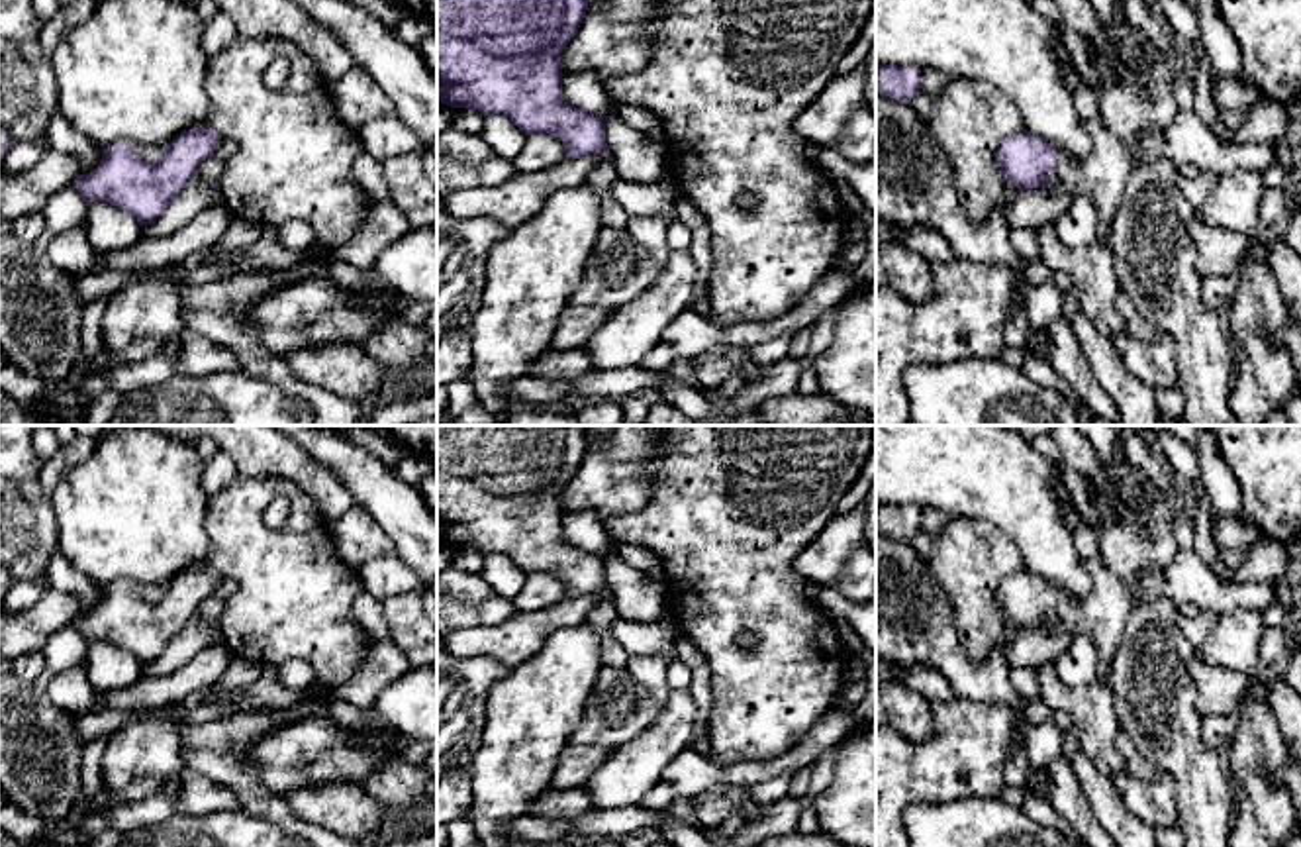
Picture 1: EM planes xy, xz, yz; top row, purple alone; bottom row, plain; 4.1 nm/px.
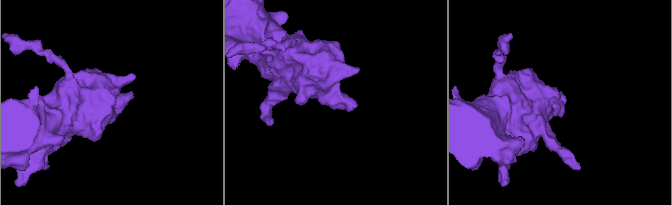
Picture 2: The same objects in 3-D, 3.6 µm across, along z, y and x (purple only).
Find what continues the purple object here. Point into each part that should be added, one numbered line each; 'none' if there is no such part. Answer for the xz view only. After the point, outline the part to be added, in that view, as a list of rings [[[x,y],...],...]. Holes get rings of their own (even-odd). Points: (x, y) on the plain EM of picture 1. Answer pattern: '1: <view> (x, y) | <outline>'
1: xz (600, 618) | [[[611,590],[603,592],[603,600],[588,616],[588,623],[600,637],[602,663],[605,667],[627,667],[631,657],[613,637],[613,620],[617,616],[615,600]]]

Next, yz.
1: yz (1102, 616) | [[[1101,557],[1087,561],[1085,569],[1093,578],[1093,592],[1078,600],[1066,588],[1054,584],[1058,602],[1052,618],[1066,639],[1080,635],[1093,639],[1097,645],[1097,682],[1109,682],[1132,594]]]

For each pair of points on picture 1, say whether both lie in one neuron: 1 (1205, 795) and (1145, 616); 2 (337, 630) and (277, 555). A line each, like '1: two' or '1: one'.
1: one
2: one

